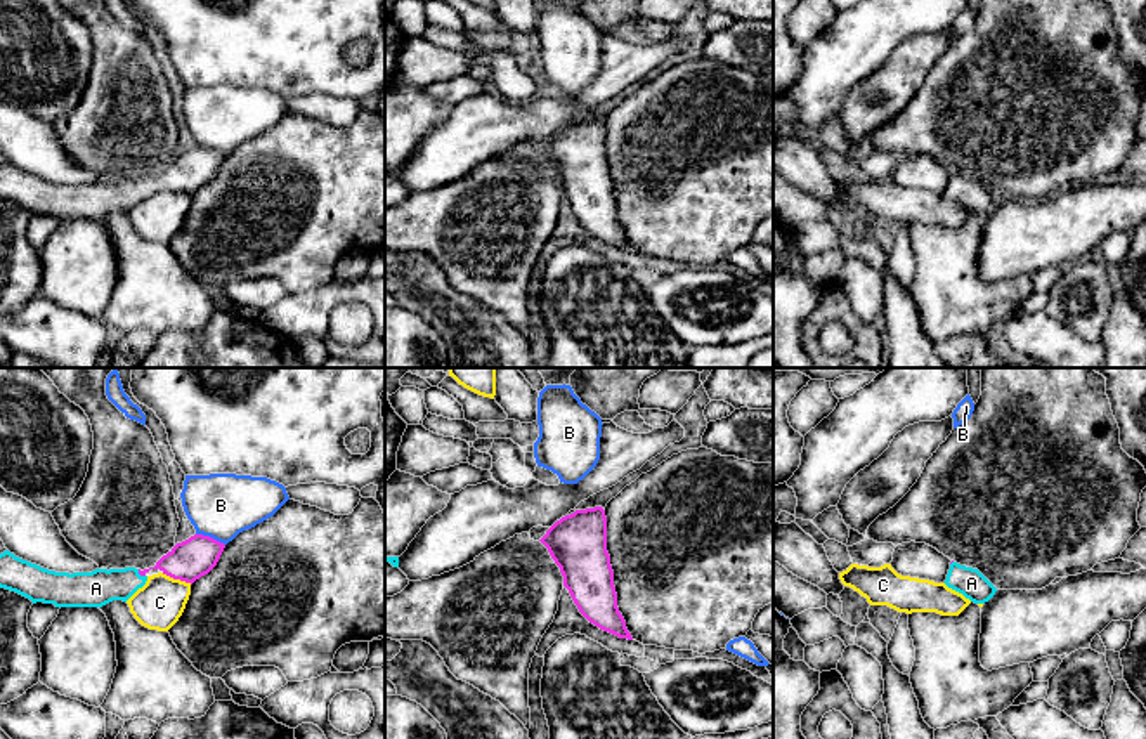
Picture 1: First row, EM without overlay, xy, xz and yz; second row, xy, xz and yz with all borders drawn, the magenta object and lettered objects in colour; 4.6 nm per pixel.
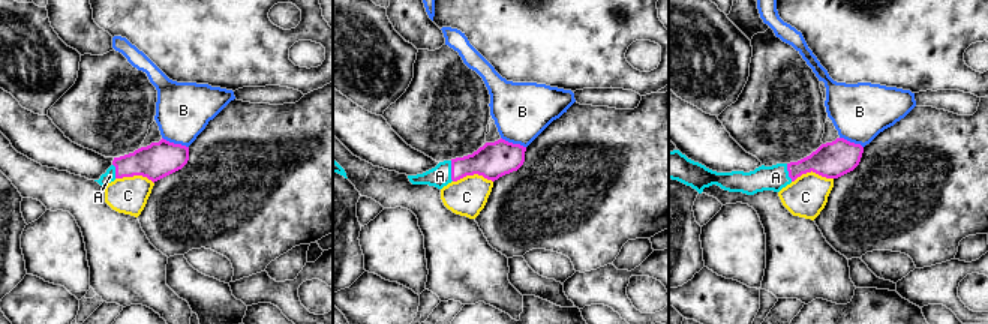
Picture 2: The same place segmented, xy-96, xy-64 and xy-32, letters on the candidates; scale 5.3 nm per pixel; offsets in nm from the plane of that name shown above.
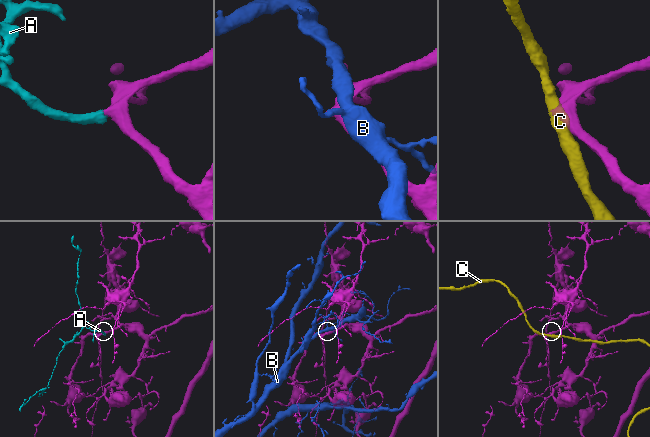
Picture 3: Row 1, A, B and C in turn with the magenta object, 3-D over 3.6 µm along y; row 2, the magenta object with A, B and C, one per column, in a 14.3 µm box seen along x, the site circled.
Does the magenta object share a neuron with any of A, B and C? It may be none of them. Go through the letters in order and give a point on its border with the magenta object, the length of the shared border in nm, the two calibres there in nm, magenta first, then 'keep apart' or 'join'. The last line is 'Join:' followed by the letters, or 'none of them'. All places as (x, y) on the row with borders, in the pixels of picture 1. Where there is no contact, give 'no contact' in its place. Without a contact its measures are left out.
A: contact xy (141, 575); length 50 nm; calibres 190 and 170 nm; join
B: contact xy (208, 536); length 150 nm; calibres 190 and 300 nm; keep apart
C: contact xy (177, 578); length 150 nm; calibres 190 and 220 nm; keep apart
Join: A

